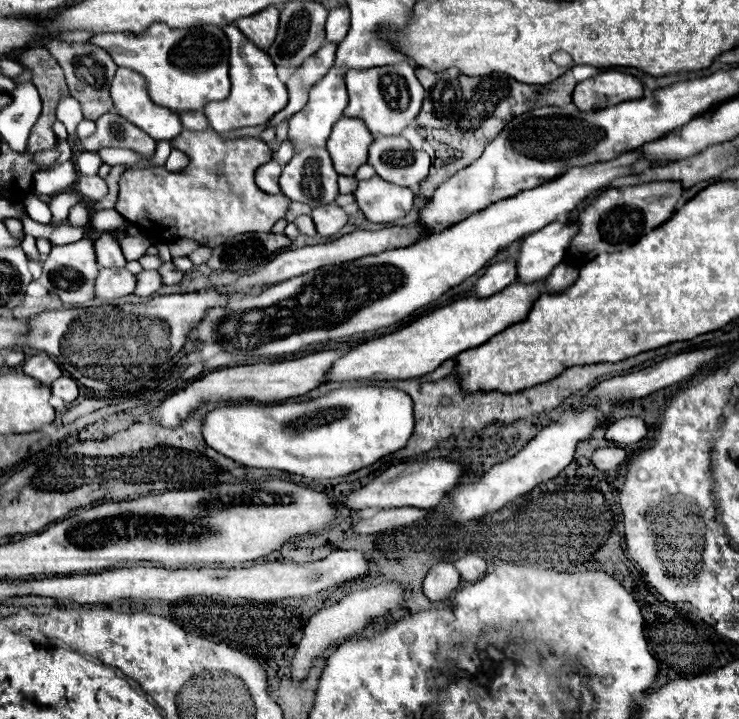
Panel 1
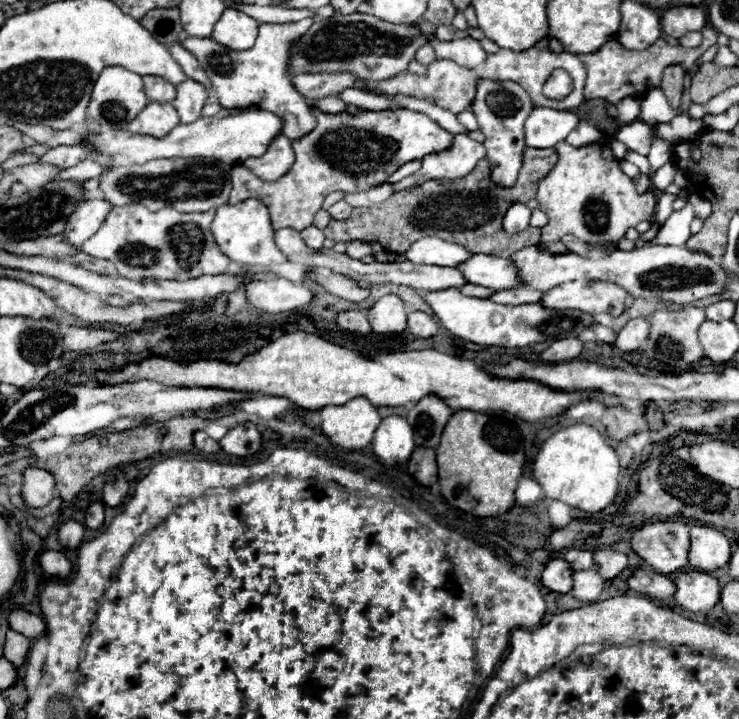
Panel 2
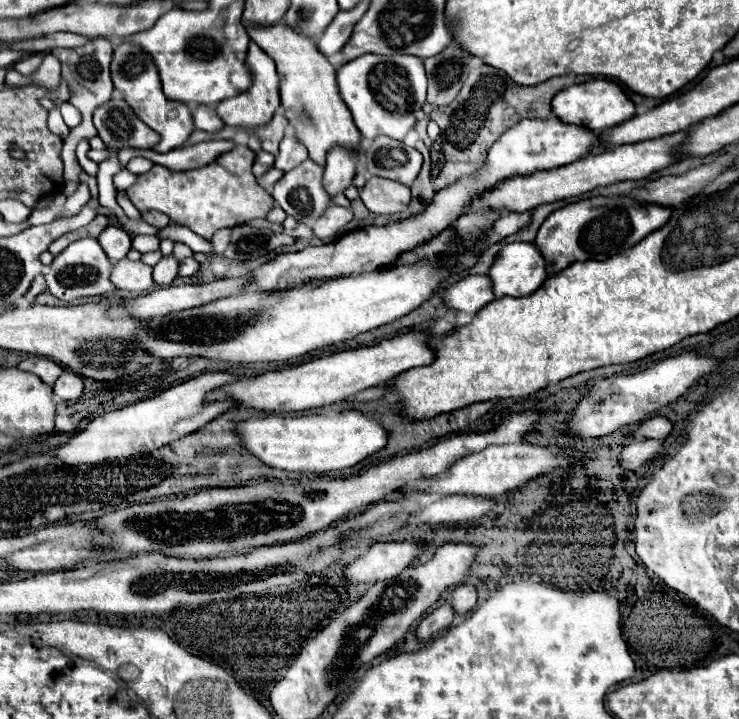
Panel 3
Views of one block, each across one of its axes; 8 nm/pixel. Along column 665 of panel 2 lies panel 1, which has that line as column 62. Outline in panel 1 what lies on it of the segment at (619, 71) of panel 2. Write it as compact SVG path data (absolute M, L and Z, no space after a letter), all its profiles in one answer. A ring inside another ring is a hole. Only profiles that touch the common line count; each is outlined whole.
M50 38L46 44L46 50L58 60L58 64L64 70L64 78L66 78L66 86L70 96L74 96L80 106L82 106L82 114L88 120L96 120L102 114L112 110L112 100L110 100L110 82L118 70L116 62L112 60L112 56L104 50L98 48L94 44L78 44L78 42L62 42L60 38Z

